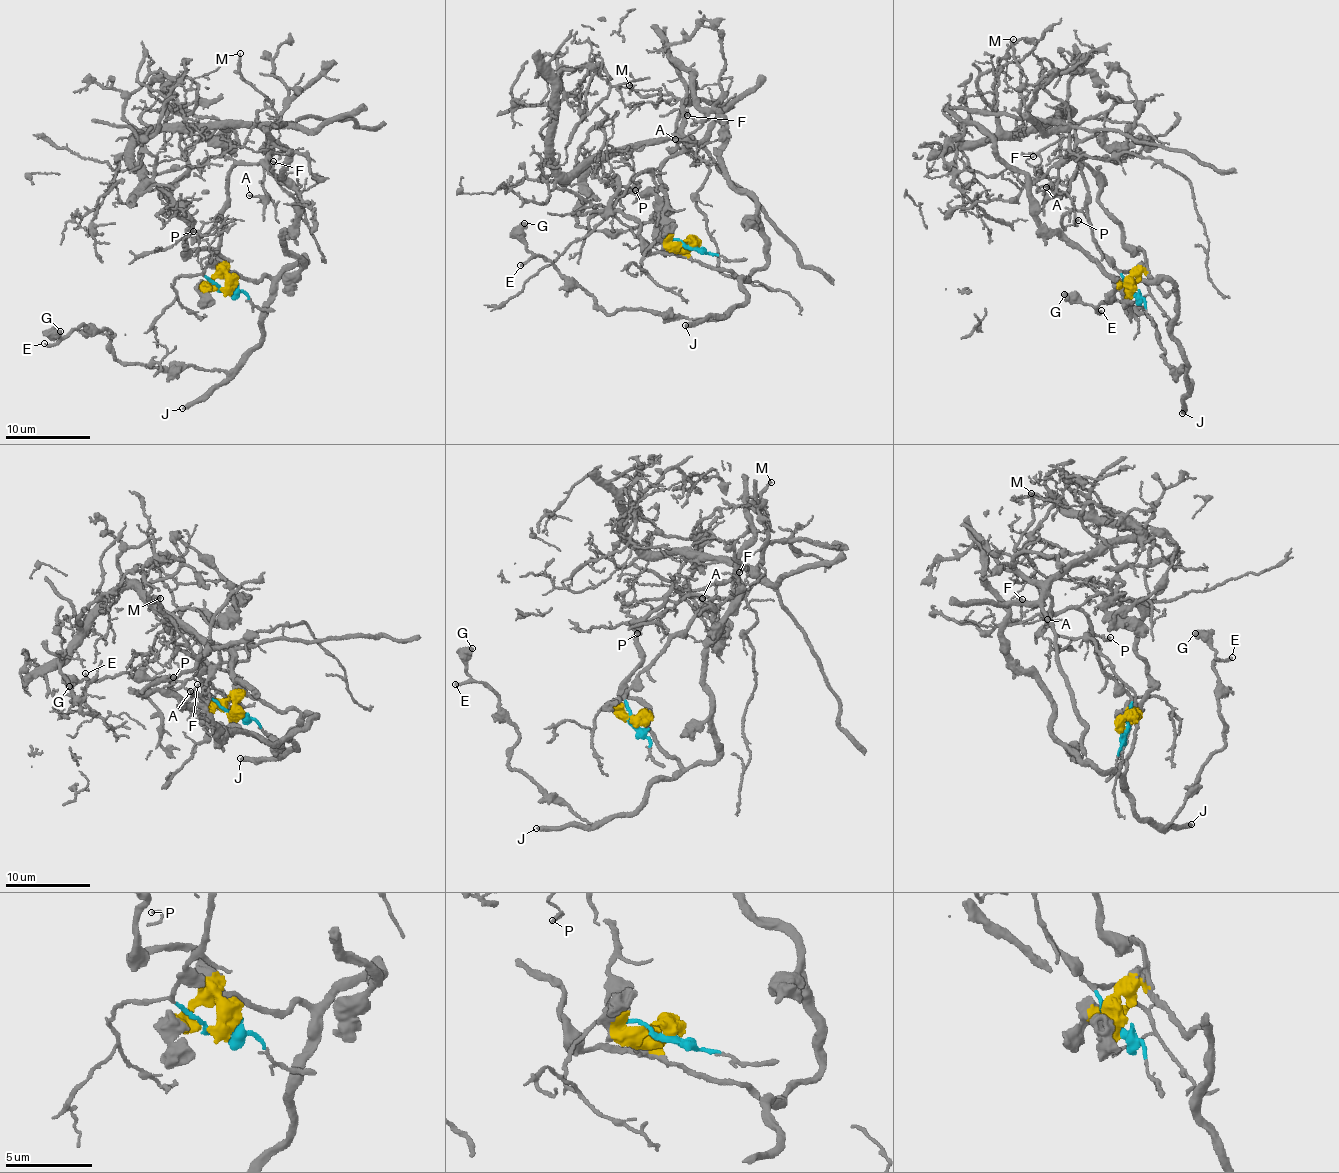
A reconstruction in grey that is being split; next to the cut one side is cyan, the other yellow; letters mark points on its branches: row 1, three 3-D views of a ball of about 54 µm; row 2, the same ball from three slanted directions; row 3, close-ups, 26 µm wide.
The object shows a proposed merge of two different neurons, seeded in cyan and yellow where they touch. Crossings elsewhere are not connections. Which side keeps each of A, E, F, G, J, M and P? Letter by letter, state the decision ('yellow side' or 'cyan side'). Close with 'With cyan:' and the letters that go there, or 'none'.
A: cyan side
E: yellow side
F: cyan side
G: yellow side
J: yellow side
M: cyan side
P: cyan side
With cyan: A, F, M, P

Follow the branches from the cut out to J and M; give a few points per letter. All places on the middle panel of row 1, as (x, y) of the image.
J: (692, 245), (688, 254), (711, 268), (731, 271), (748, 282), (743, 280), (746, 296), (735, 309), (684, 324)
M: (692, 245), (663, 232), (660, 220), (658, 176), (689, 150), (680, 100), (630, 85)

